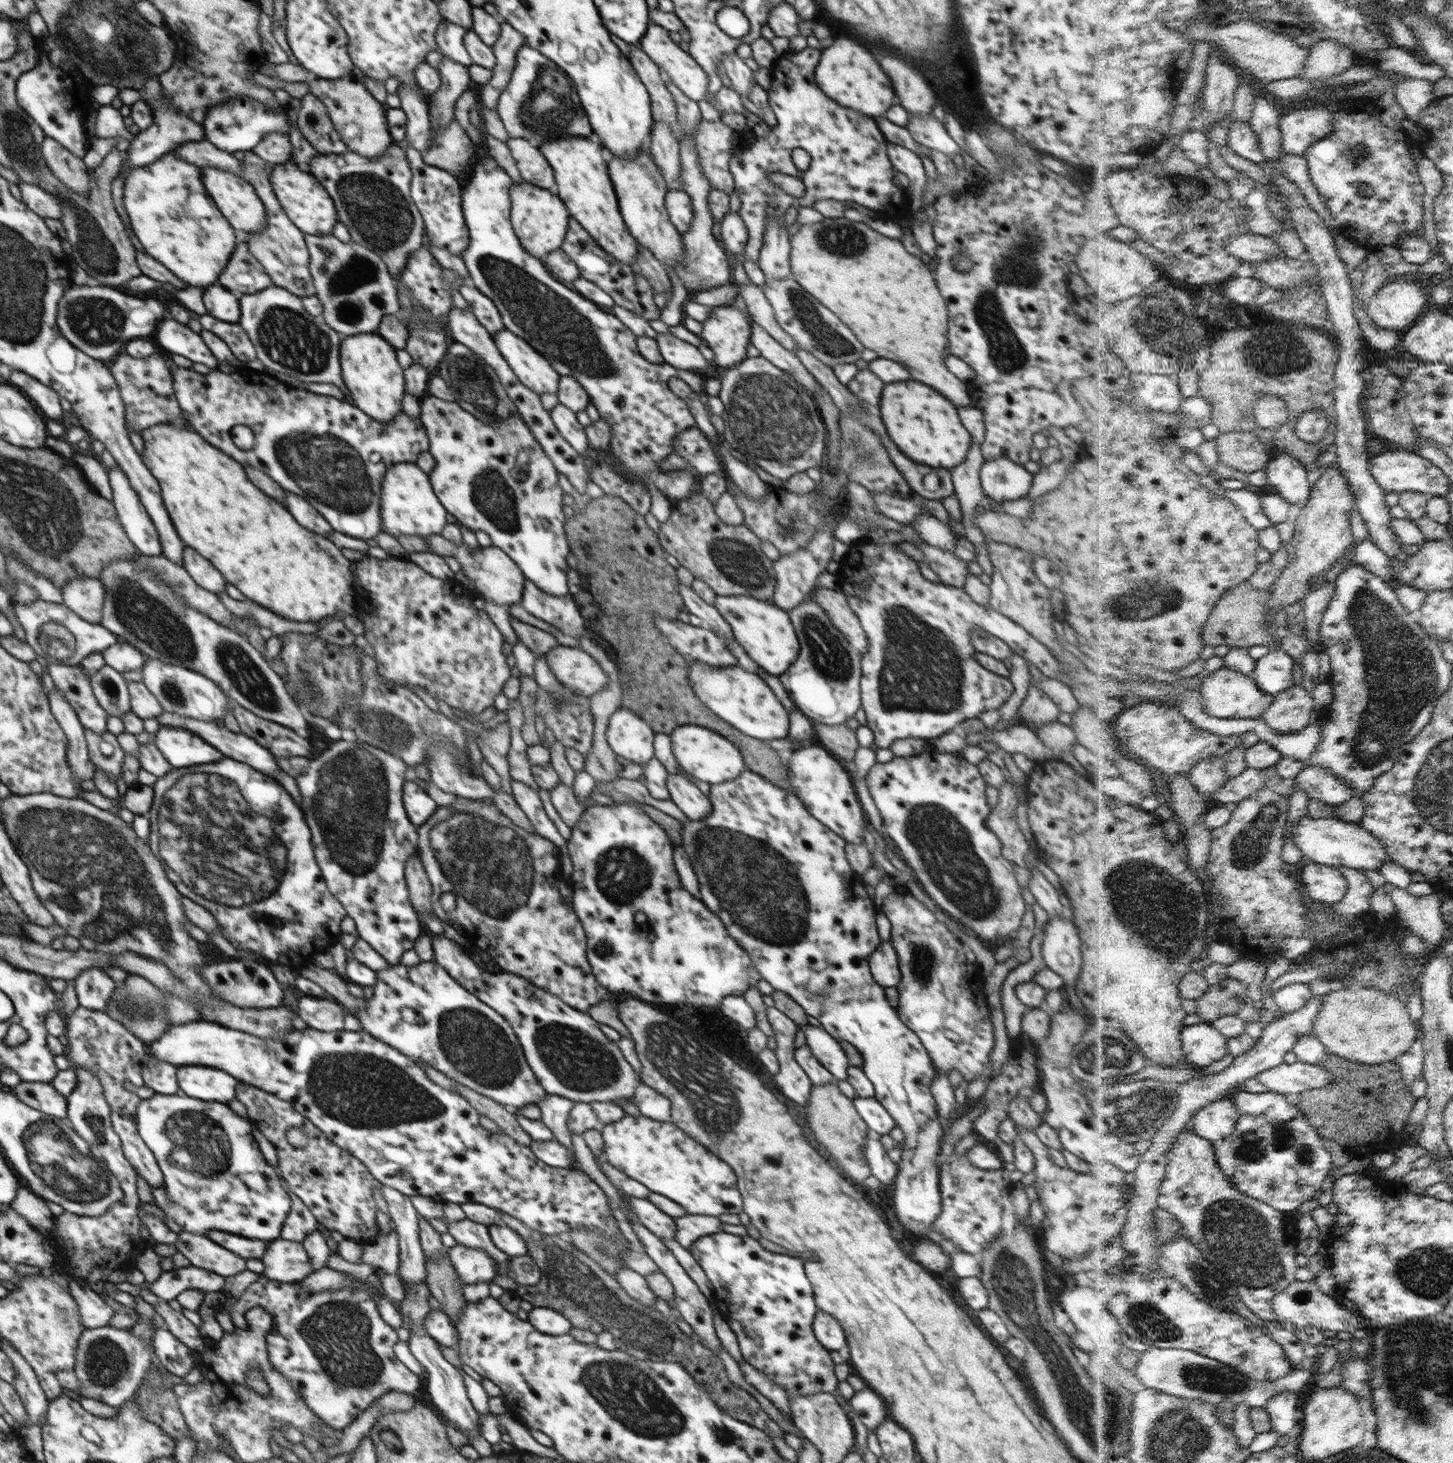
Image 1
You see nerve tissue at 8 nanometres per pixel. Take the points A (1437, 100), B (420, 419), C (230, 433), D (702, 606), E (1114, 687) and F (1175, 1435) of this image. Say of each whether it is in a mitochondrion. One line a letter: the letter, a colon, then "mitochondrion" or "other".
A: other
B: other
C: other
D: other
E: other
F: mitochondrion

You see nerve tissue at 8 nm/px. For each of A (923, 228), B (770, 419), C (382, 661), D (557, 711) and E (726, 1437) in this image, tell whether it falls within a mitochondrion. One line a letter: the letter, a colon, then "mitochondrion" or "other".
A: other
B: mitochondrion
C: other
D: mitochondrion
E: other

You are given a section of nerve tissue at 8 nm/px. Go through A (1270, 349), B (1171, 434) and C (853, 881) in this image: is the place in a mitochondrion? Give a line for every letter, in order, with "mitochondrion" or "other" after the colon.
A: mitochondrion
B: other
C: other

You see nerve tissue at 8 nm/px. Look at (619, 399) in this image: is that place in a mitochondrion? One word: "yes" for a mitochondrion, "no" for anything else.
yes

